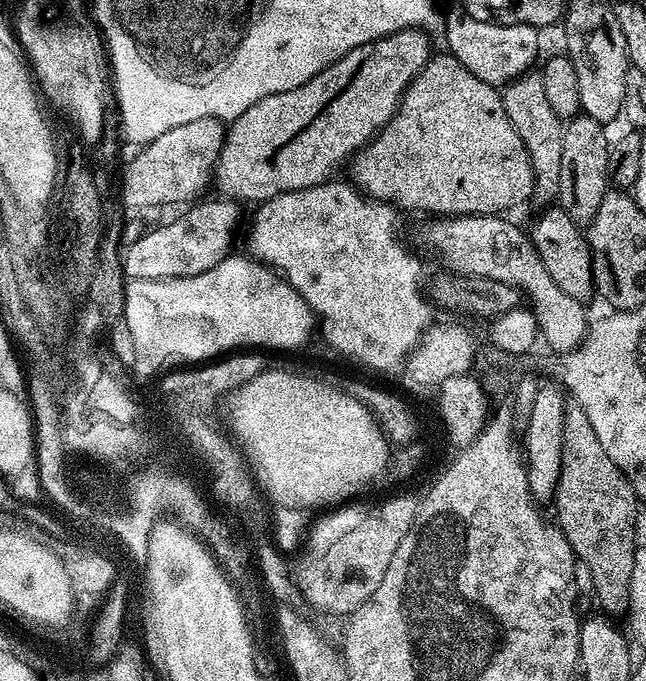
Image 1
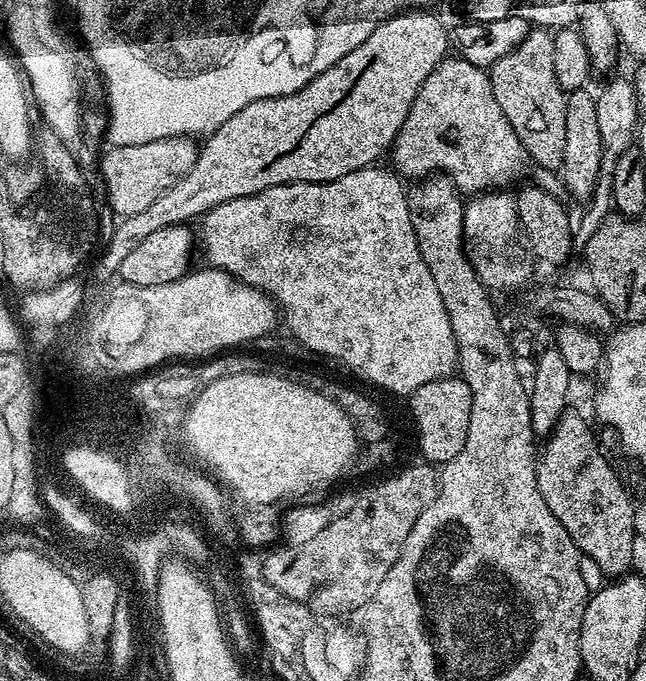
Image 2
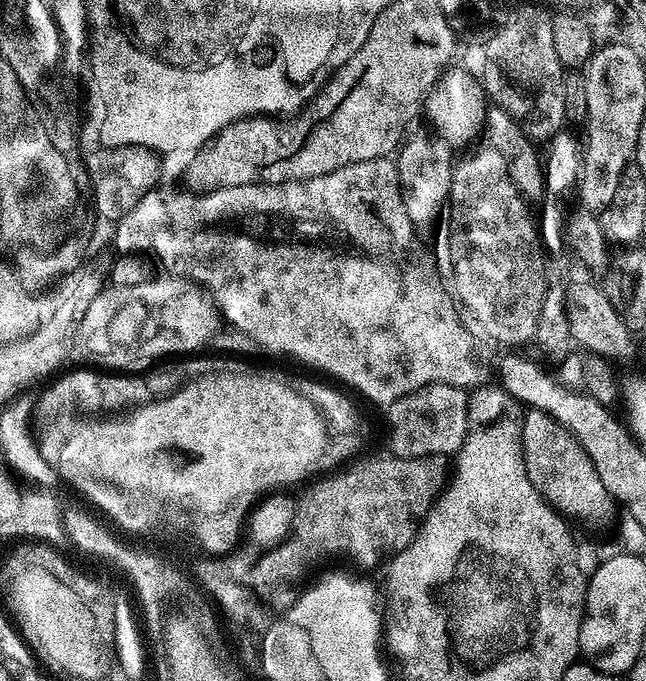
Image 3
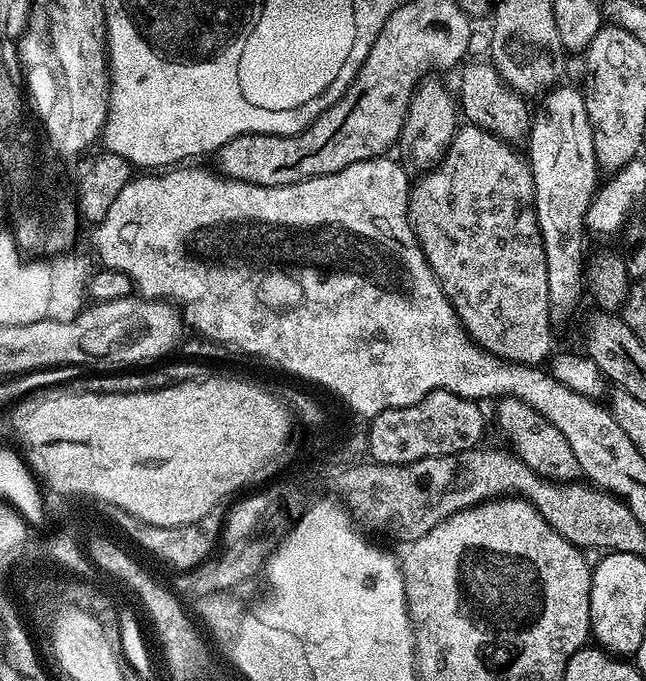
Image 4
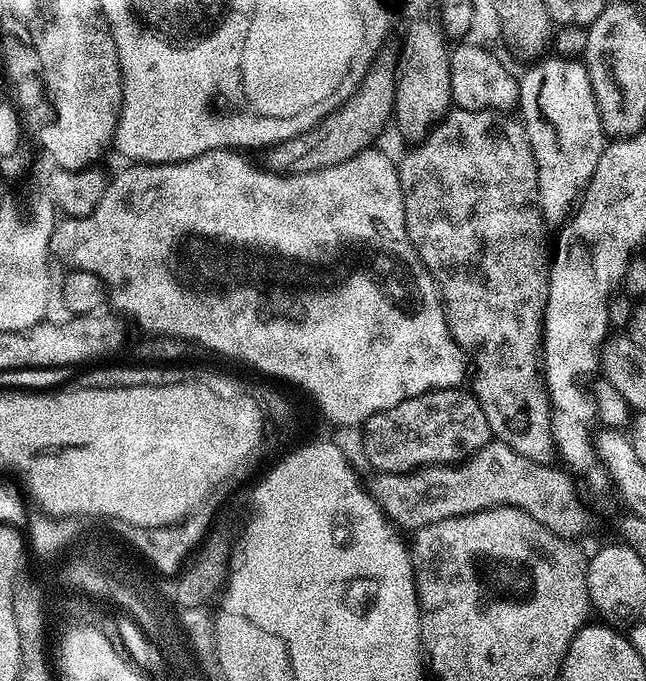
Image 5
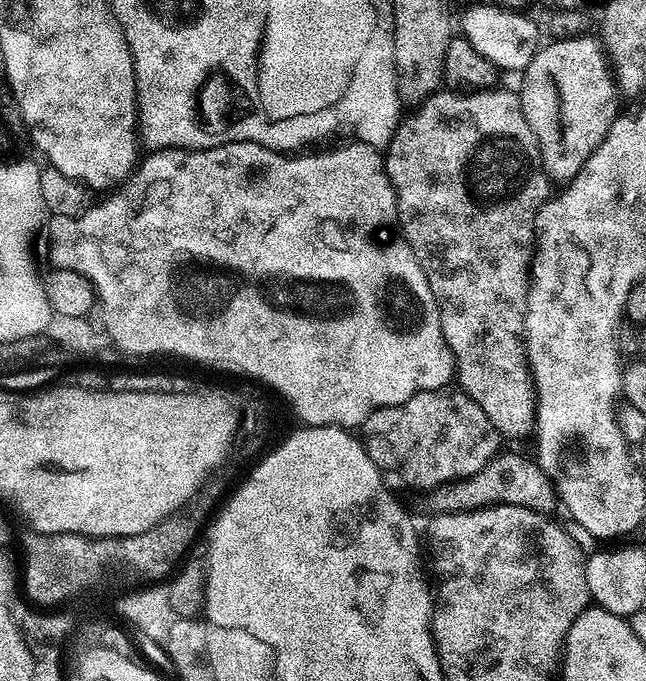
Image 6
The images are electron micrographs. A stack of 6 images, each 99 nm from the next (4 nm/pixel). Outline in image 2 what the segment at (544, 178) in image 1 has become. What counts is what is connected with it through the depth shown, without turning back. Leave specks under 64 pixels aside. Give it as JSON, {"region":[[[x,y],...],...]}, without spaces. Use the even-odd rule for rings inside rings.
{"region":[[[536,26],[525,40],[512,52],[497,61],[490,68],[492,77],[492,89],[494,98],[498,98],[498,106],[502,106],[502,114],[510,122],[510,126],[518,134],[518,138],[524,142],[525,153],[536,164],[541,164],[544,168],[559,169],[564,163],[566,154],[566,102],[568,97],[558,86],[558,78],[554,78],[554,42],[553,33],[543,27]]]}

